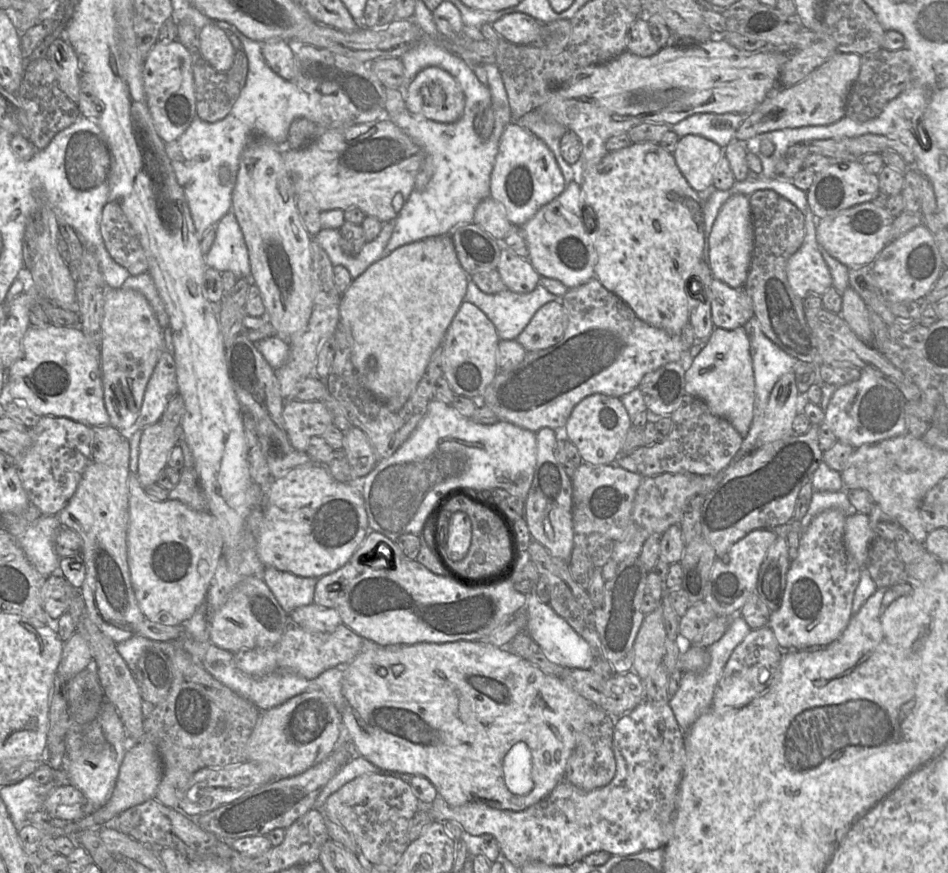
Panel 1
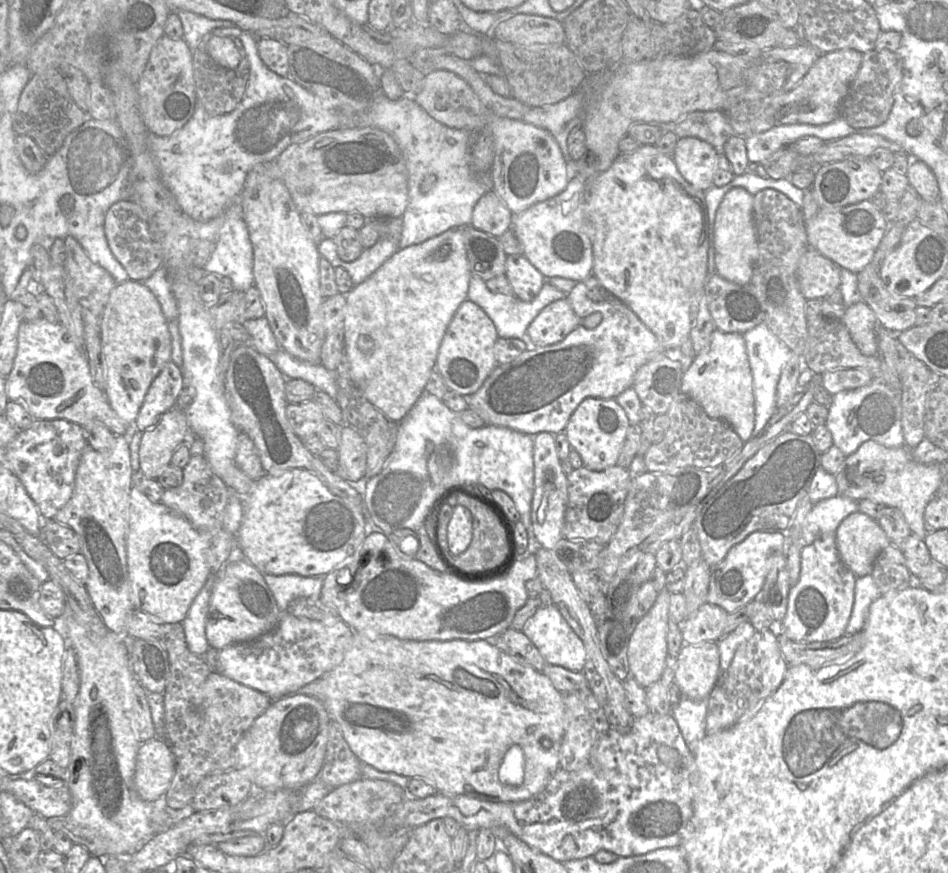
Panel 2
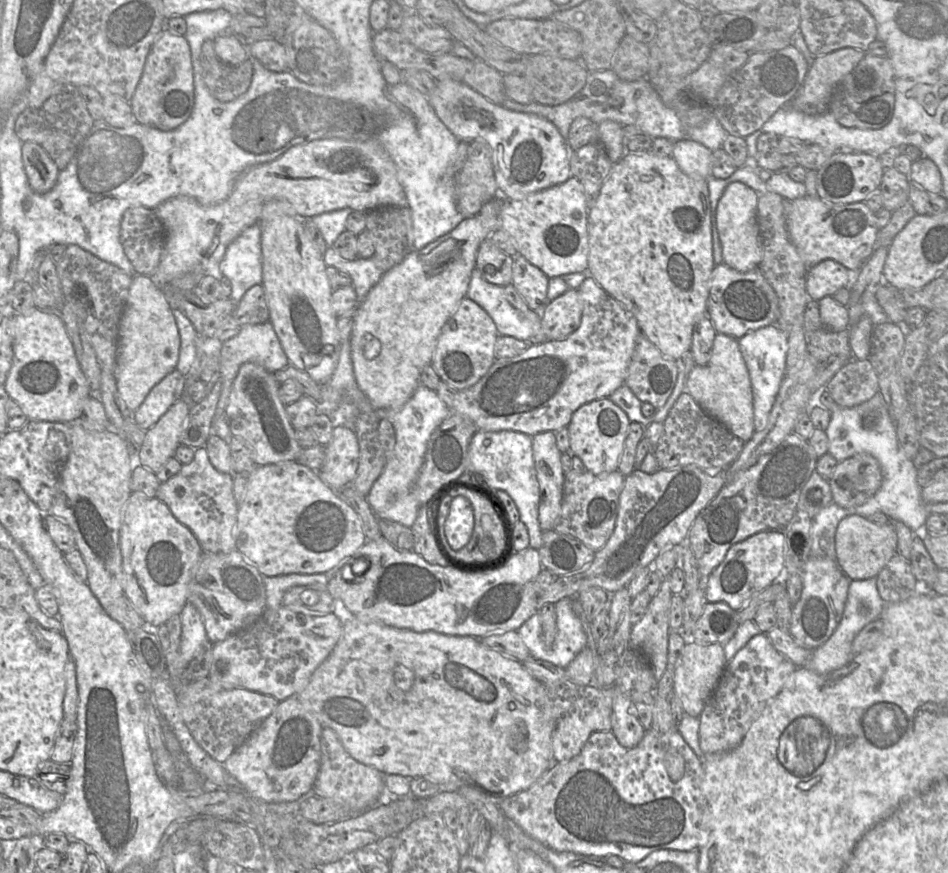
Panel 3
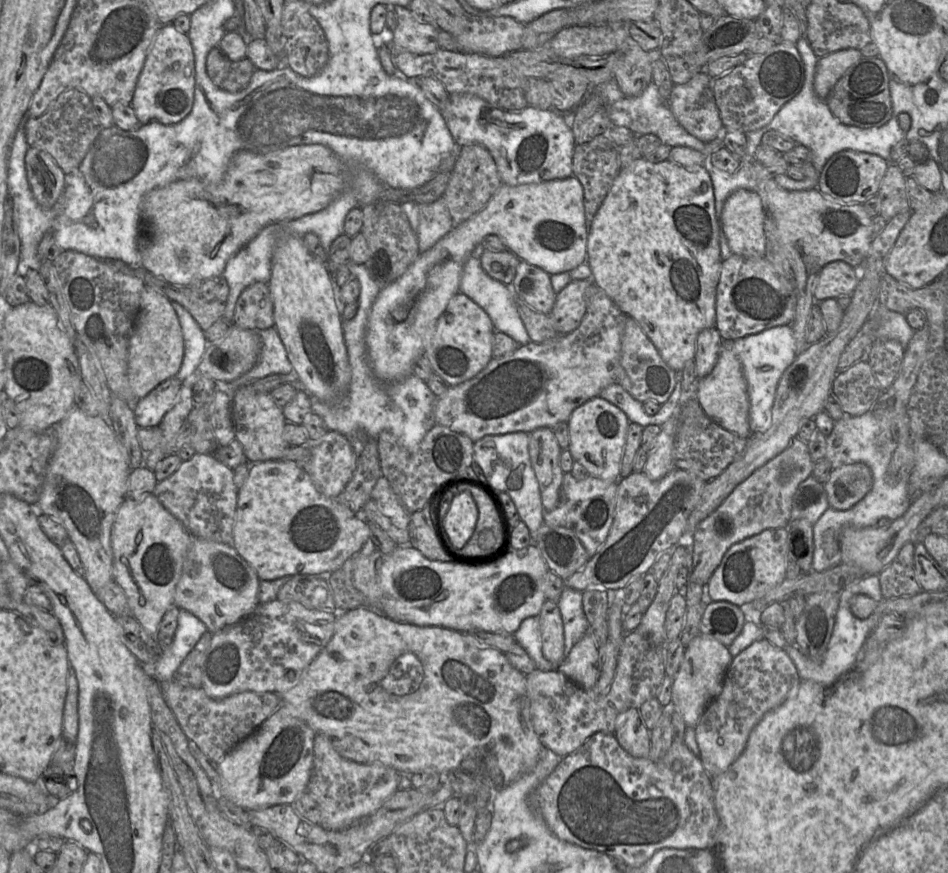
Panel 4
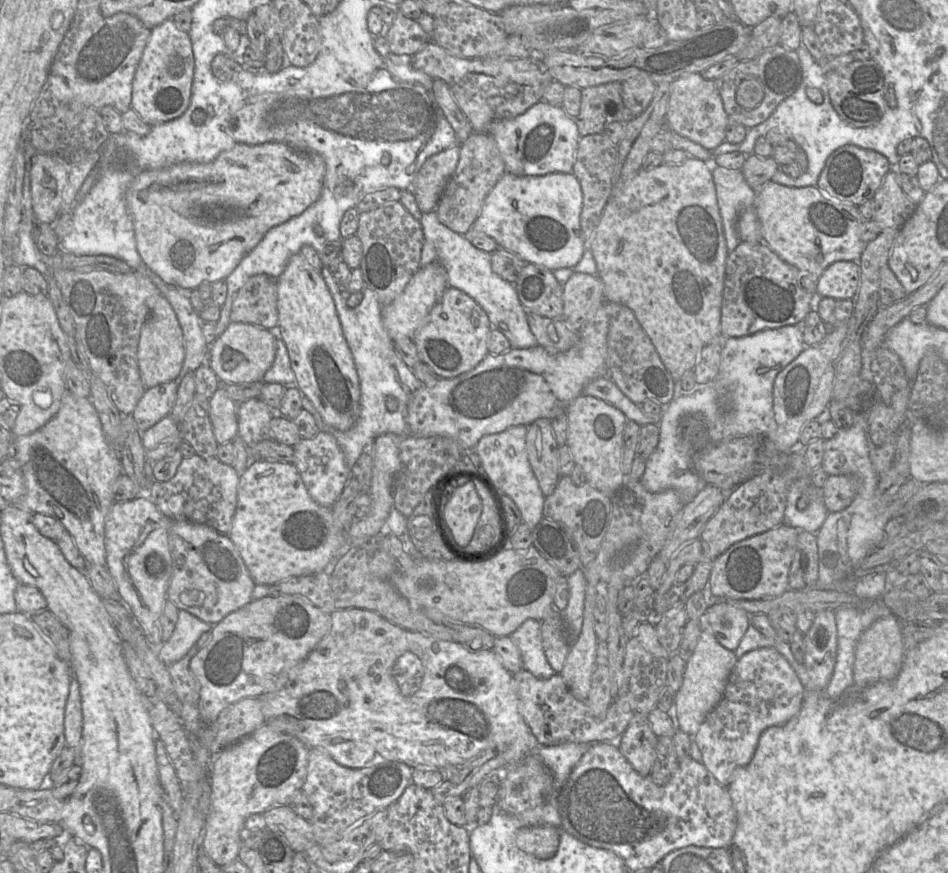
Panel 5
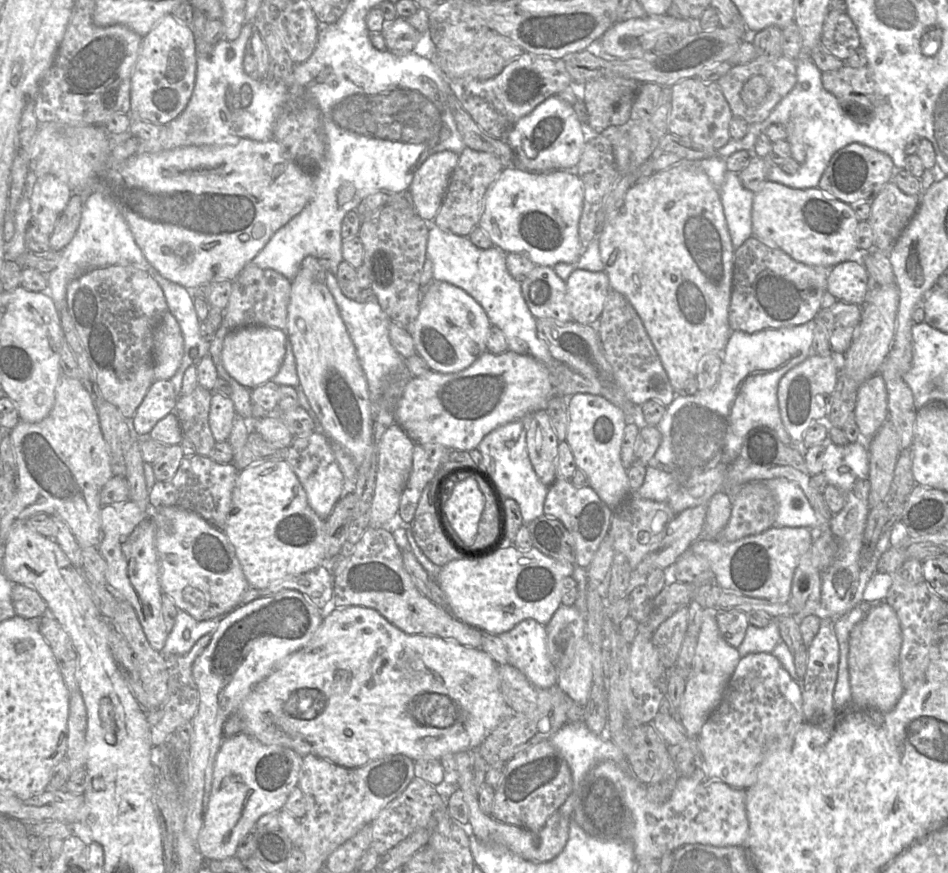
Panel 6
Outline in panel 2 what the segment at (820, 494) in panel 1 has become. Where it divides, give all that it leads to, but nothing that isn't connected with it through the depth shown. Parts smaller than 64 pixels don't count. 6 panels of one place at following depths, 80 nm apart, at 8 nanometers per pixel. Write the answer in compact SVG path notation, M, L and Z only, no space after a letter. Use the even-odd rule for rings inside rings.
M840 494L813 504L802 525L801 538L797 542L806 546L812 544L822 534L836 533L839 524L854 512L860 512L858 502Z

